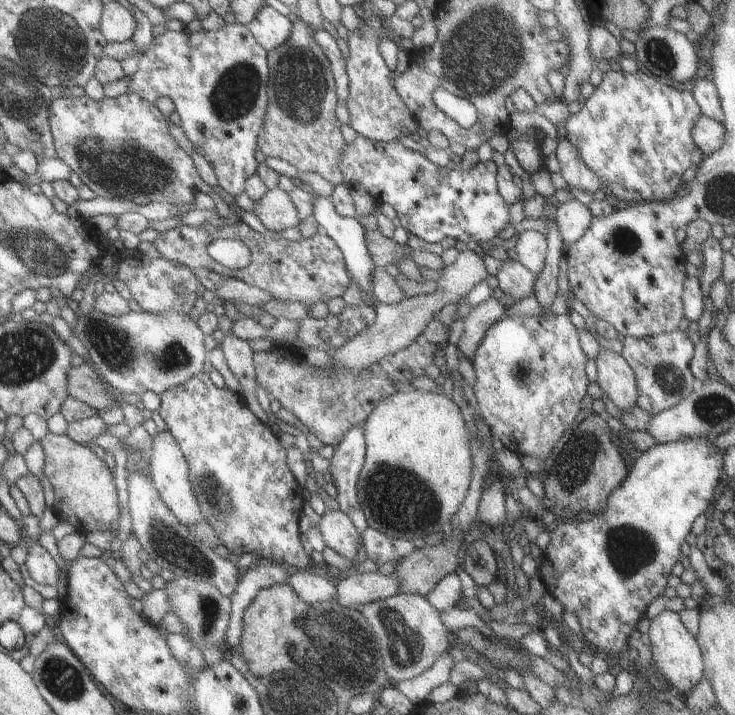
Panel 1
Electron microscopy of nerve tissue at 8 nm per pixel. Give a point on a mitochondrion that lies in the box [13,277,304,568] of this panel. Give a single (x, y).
(124, 351)

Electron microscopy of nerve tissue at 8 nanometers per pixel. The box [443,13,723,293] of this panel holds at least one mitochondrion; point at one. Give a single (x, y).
(659, 55)

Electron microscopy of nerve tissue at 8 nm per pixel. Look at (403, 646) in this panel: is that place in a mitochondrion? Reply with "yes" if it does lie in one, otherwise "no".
yes

